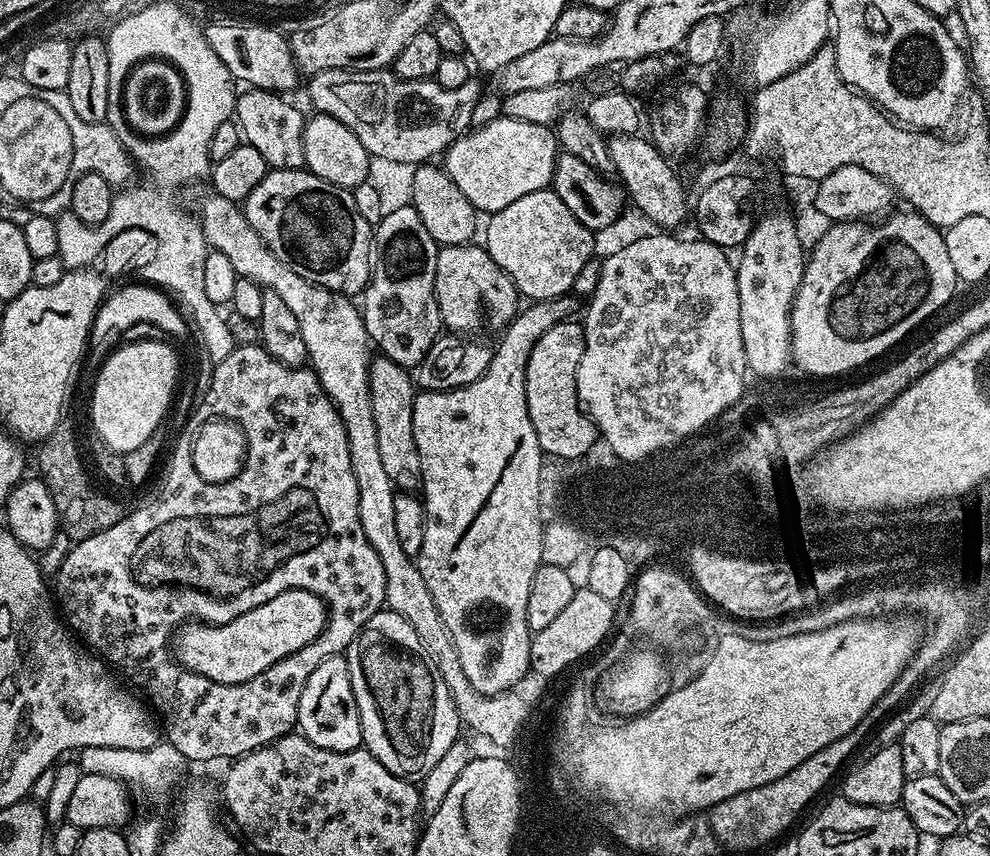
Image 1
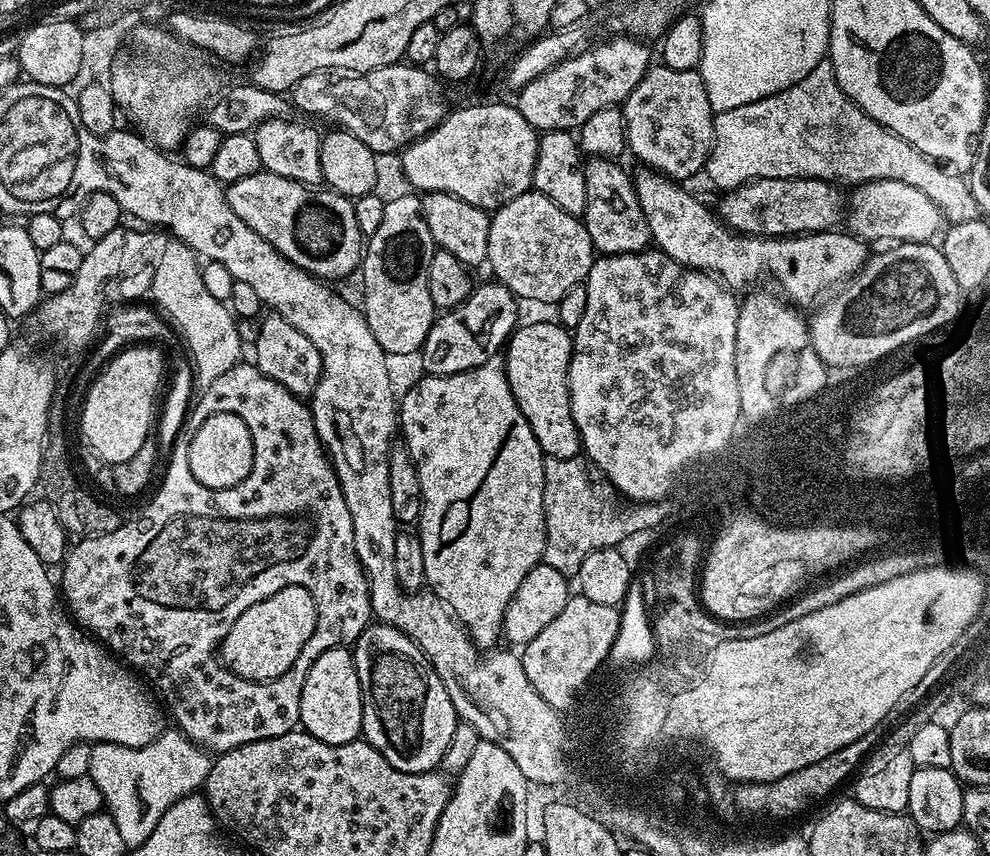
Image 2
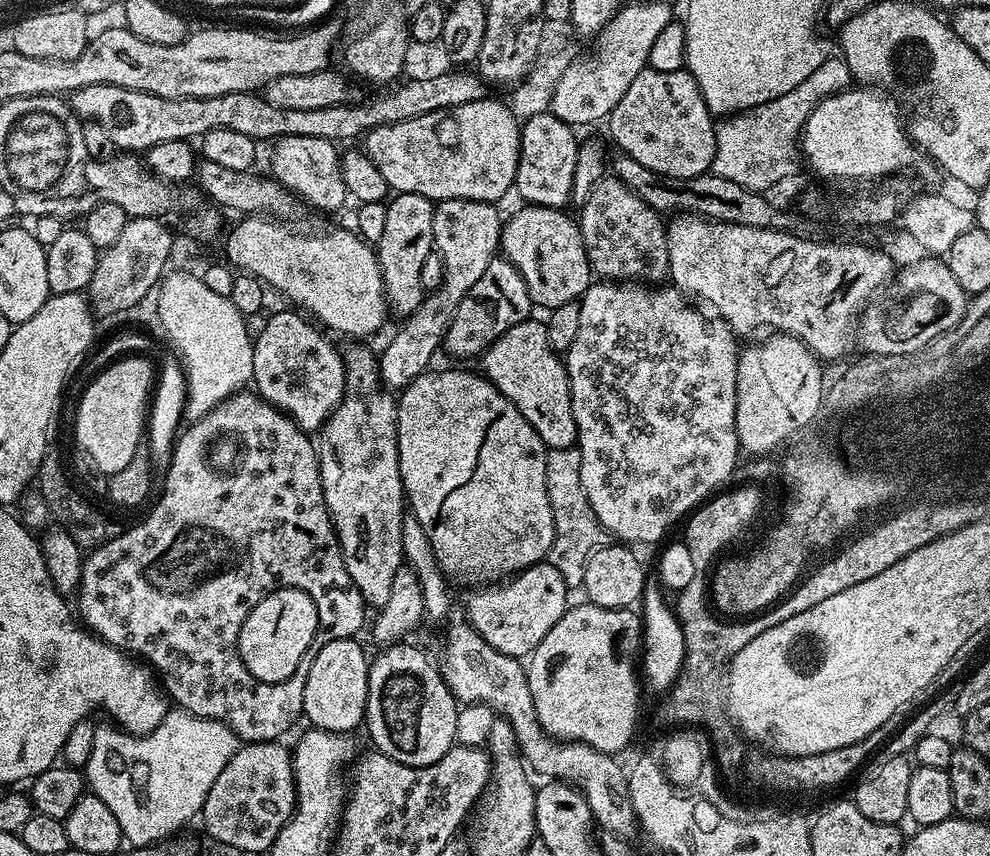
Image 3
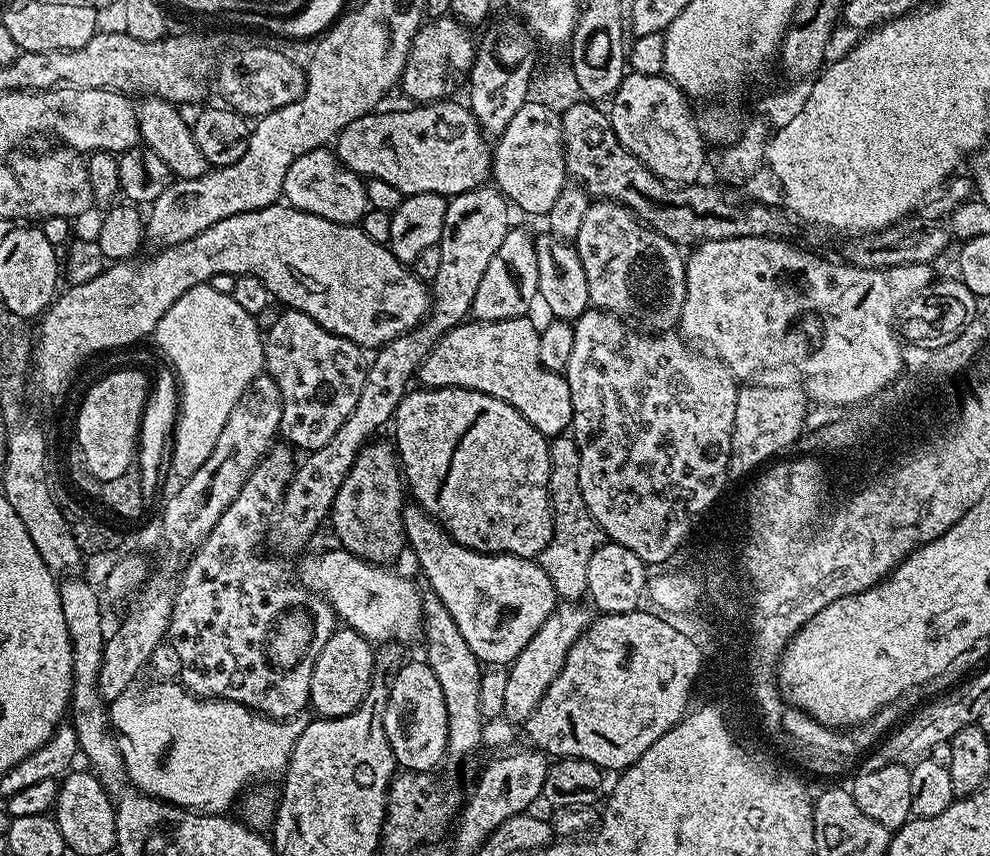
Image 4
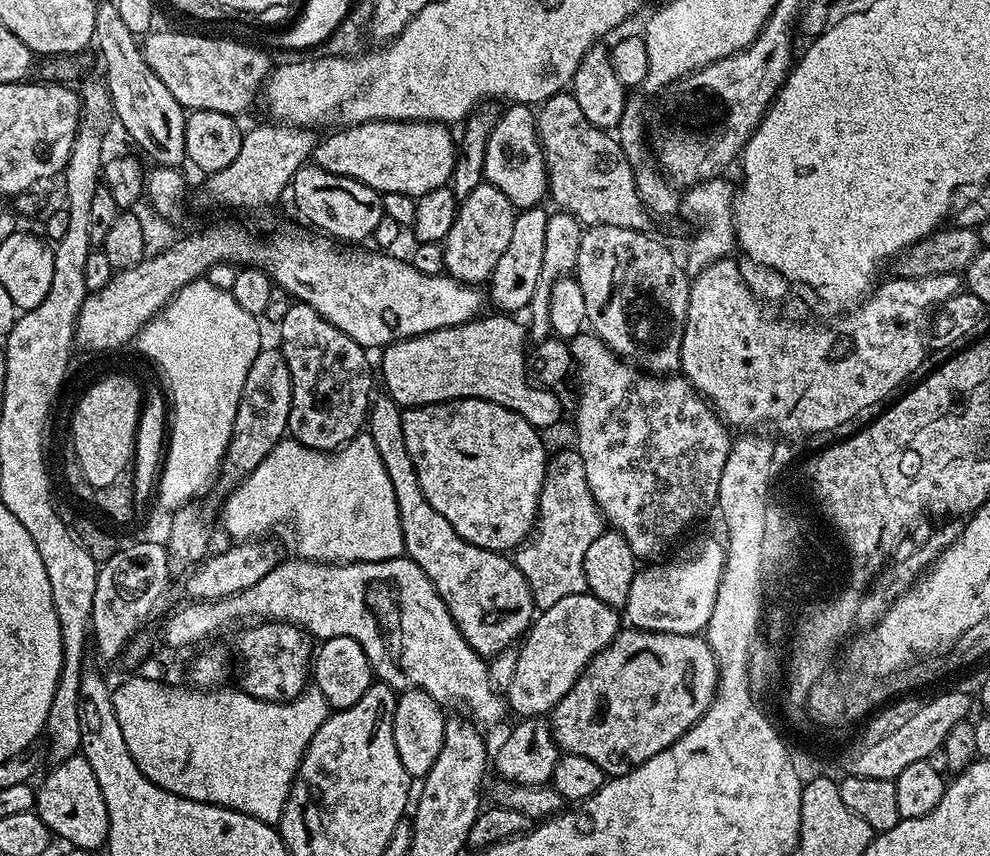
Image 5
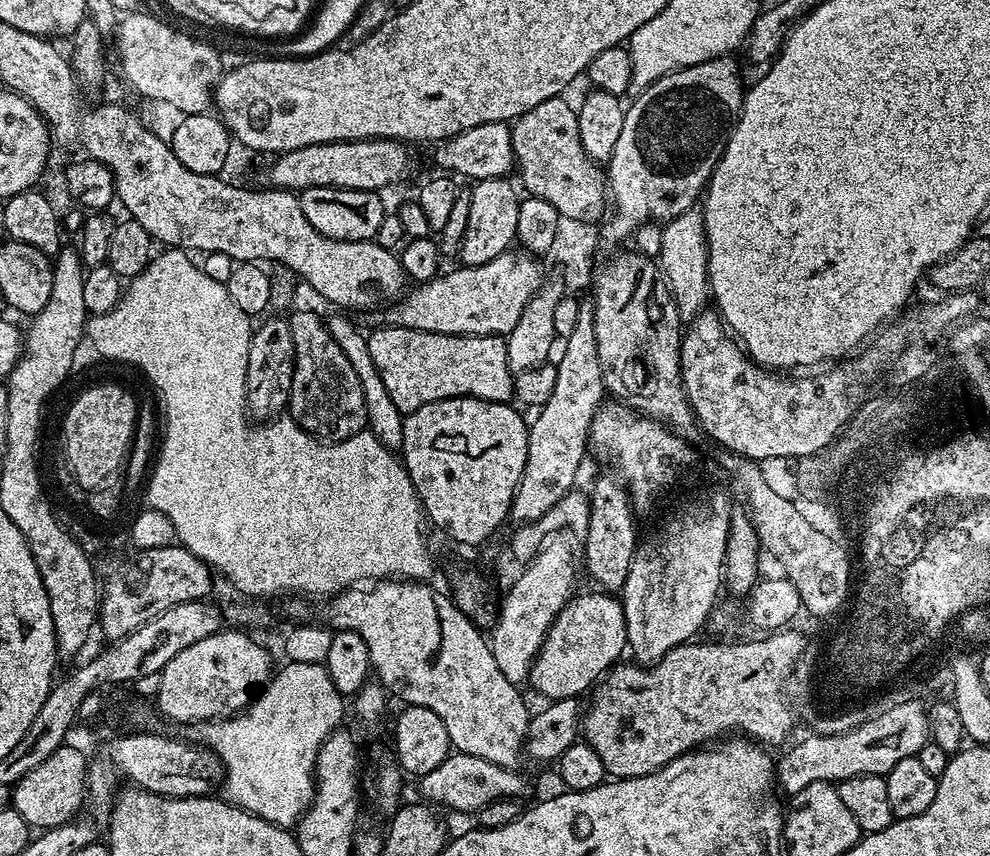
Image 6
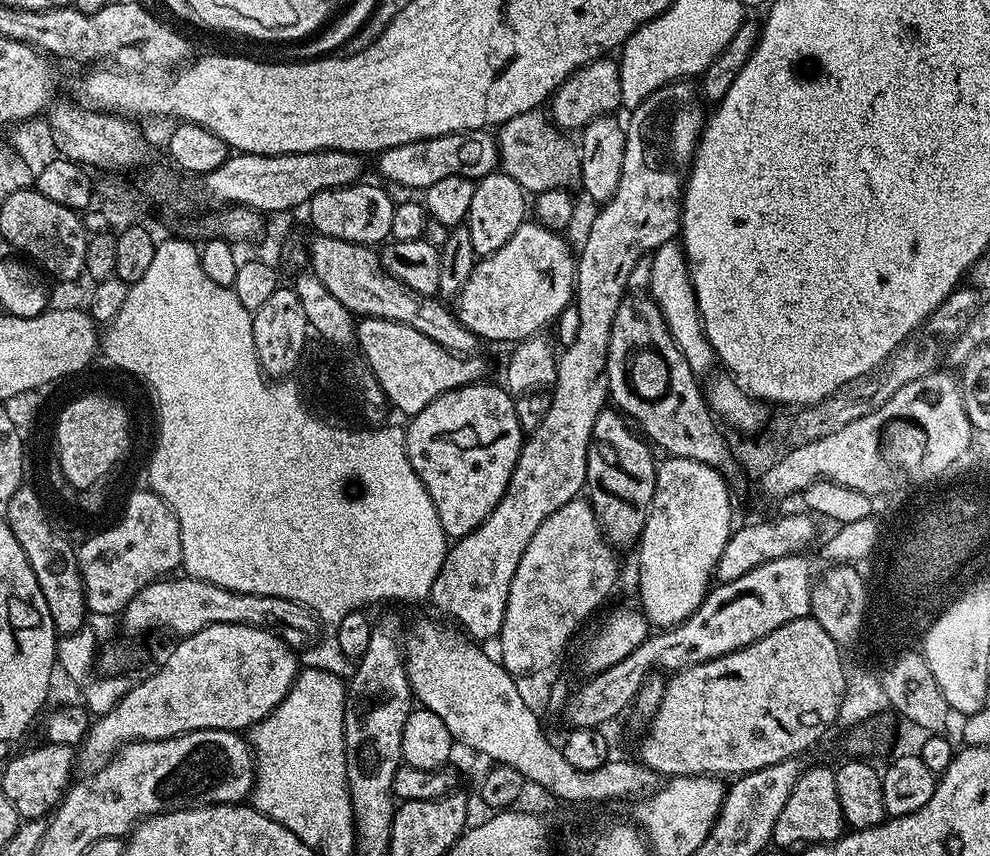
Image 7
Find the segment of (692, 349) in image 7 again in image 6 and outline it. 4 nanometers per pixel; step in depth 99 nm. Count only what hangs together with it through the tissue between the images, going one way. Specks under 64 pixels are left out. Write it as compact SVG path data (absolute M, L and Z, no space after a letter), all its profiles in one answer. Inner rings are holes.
M692 207L661 227L661 250L658 267L668 284L681 321L690 322L699 312L705 311L710 300L708 287L708 239L704 233L704 214Z

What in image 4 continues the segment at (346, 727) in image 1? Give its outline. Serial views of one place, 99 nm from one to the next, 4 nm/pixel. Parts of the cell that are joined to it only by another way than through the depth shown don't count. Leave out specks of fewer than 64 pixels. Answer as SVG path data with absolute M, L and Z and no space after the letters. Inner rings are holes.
M344 626L328 639L320 652L315 653L310 678L310 708L316 711L317 717L348 715L366 698L375 666L372 648L373 645L353 628Z

